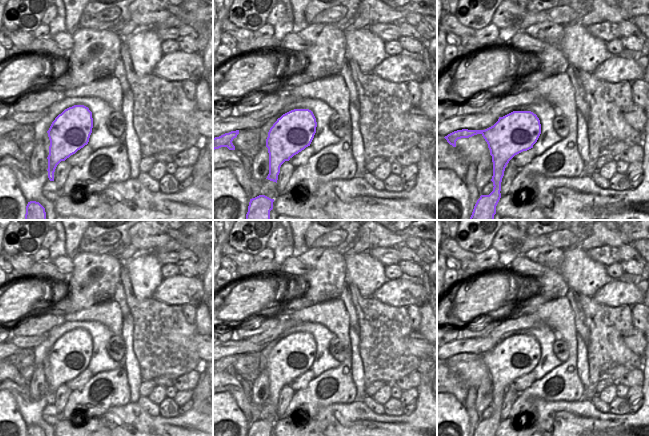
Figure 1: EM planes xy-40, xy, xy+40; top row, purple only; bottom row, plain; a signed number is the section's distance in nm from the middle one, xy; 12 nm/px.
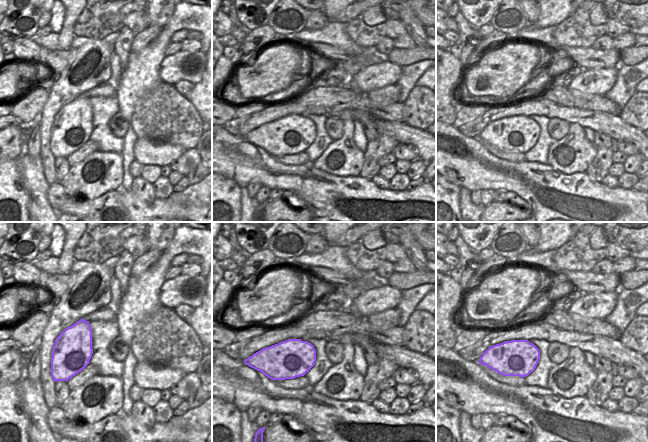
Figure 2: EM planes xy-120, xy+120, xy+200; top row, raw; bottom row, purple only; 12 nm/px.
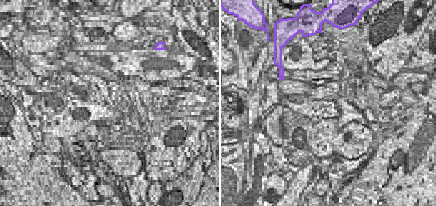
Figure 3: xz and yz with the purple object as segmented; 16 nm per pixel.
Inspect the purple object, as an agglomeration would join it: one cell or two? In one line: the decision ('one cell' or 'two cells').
one cell

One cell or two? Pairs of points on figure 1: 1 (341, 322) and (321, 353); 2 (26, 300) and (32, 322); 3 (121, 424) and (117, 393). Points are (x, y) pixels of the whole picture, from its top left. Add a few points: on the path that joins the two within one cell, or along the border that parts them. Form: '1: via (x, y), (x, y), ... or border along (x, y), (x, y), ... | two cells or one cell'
1: border along (313, 322), (323, 324), (335, 336) | two cells
2: border along (39, 312), (28, 316), (15, 325) | two cells
3: border along (129, 401), (124, 405), (111, 406), (99, 418) | two cells

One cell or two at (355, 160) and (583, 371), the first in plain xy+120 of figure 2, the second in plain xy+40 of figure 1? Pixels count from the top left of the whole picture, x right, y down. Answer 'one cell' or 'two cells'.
two cells

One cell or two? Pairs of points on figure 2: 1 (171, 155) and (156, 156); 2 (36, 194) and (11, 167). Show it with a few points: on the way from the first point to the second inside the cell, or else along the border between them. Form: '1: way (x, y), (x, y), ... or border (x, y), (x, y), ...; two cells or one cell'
1: way (167, 155), (160, 155); one cell
2: border (16, 159), (28, 203); two cells

